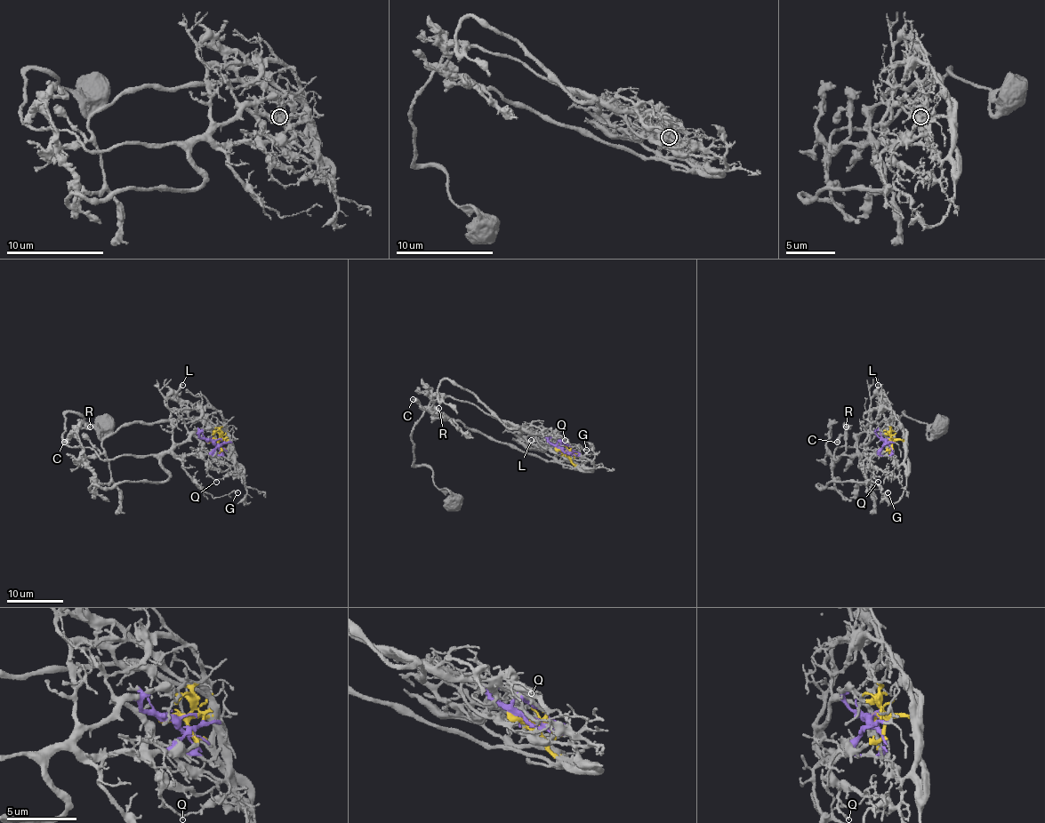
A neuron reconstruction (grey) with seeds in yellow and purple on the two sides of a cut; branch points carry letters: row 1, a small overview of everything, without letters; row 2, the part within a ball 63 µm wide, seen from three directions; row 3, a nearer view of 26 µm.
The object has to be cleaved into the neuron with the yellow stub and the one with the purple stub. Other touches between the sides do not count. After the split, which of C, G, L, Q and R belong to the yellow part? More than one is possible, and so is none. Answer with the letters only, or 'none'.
none

